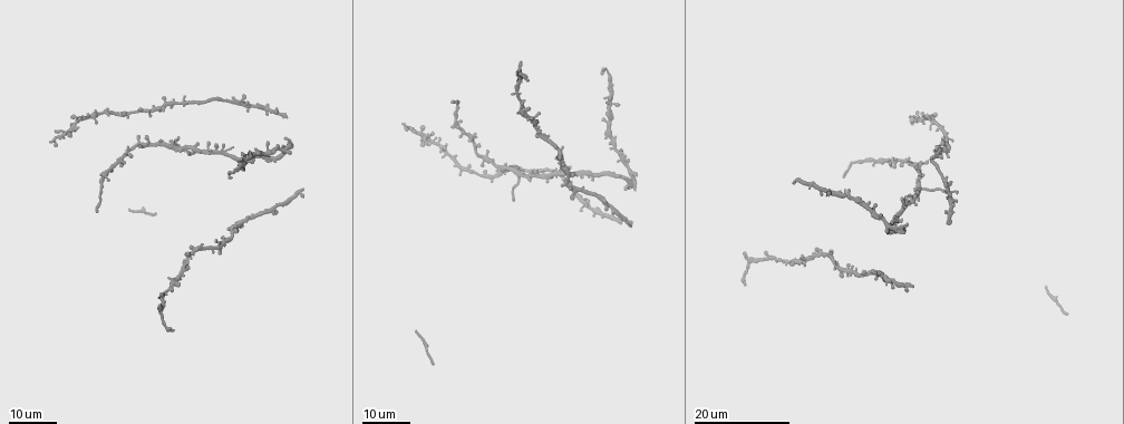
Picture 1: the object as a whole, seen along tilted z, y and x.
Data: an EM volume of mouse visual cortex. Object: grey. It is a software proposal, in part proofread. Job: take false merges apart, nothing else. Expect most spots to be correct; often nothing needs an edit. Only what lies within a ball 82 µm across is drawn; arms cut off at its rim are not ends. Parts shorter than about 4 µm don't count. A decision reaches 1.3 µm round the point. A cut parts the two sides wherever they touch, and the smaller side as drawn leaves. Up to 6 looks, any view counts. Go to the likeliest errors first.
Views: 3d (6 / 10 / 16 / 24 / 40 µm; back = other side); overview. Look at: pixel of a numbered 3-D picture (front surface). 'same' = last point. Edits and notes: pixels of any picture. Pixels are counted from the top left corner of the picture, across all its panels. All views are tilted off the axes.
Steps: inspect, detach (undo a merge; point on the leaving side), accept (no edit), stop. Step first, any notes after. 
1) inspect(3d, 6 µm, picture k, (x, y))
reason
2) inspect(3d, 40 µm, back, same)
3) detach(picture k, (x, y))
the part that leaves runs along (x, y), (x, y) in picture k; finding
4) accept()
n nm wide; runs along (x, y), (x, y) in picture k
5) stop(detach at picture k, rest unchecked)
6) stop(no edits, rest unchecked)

inspect(3d, 16 µm, picture 1, (517, 176))

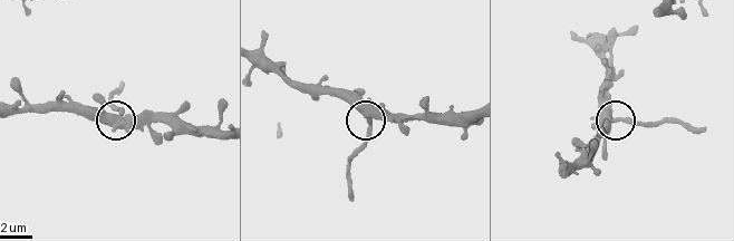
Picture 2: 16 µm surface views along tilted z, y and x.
inspect(3d, 10 µm, picture 2, (367, 117))

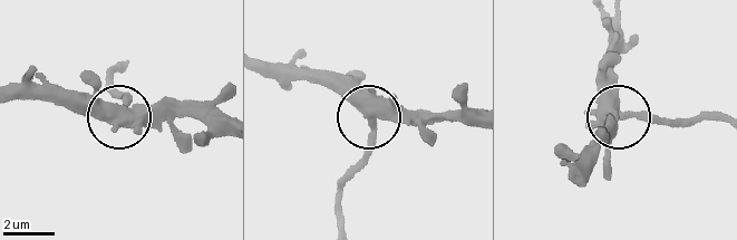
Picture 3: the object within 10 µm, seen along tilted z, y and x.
accept()
runs along (474, 111), (372, 114), (372, 149), (365, 165) in picture 3; all the same cell

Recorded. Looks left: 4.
inspect(3d, 24 µm, picture 1, (138, 141))
four or more arms meet

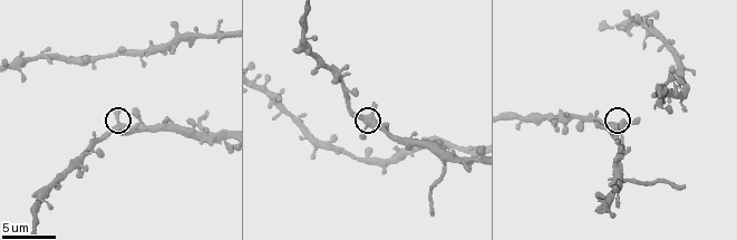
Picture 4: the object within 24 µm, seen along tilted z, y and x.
inspect(3d, 10 µm, picture 4, (369, 124))

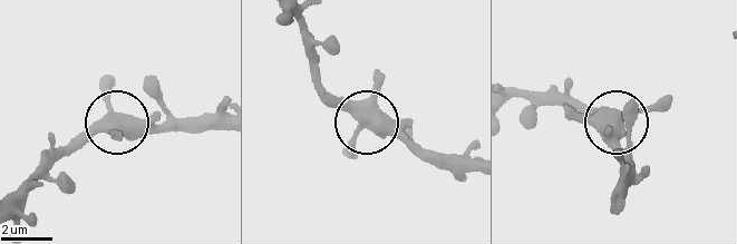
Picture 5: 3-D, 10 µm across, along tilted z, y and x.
accept()
4 arms; runs along (471, 172), (426, 163), (321, 86) in picture 5; continuous, no second cell

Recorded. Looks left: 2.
inspect(3d, 10 µm, picture 4, (336, 147))
side arm on a straight run

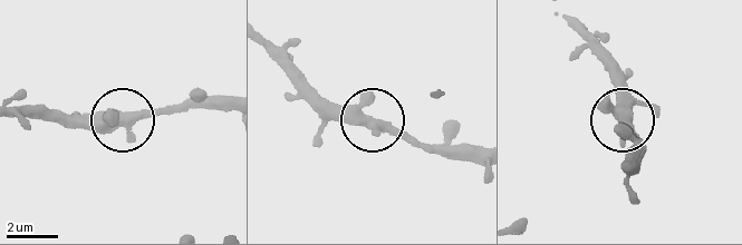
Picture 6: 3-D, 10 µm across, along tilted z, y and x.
inspect(3d, 10 µm, back, picture 6, (378, 125))

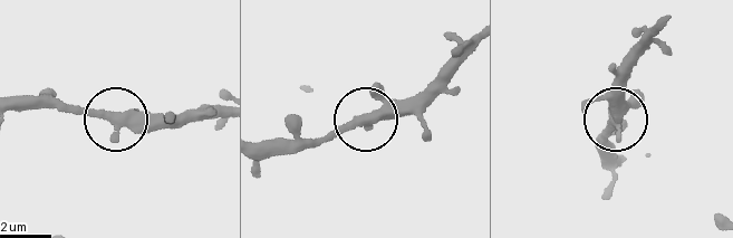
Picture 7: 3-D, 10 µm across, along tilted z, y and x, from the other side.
accept()
340 nm wide; continuous, no second cell

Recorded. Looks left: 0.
stop(no edits, rest unchecked)

